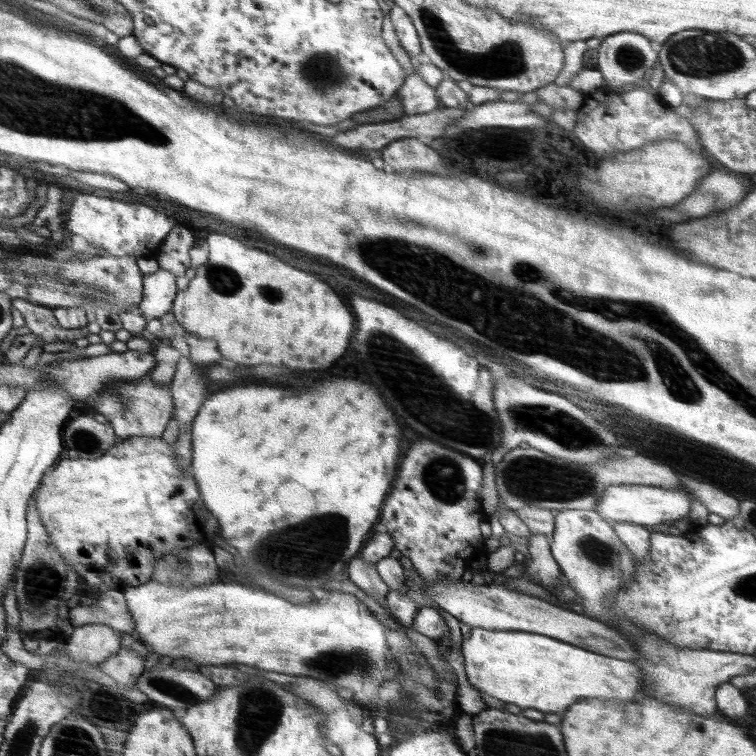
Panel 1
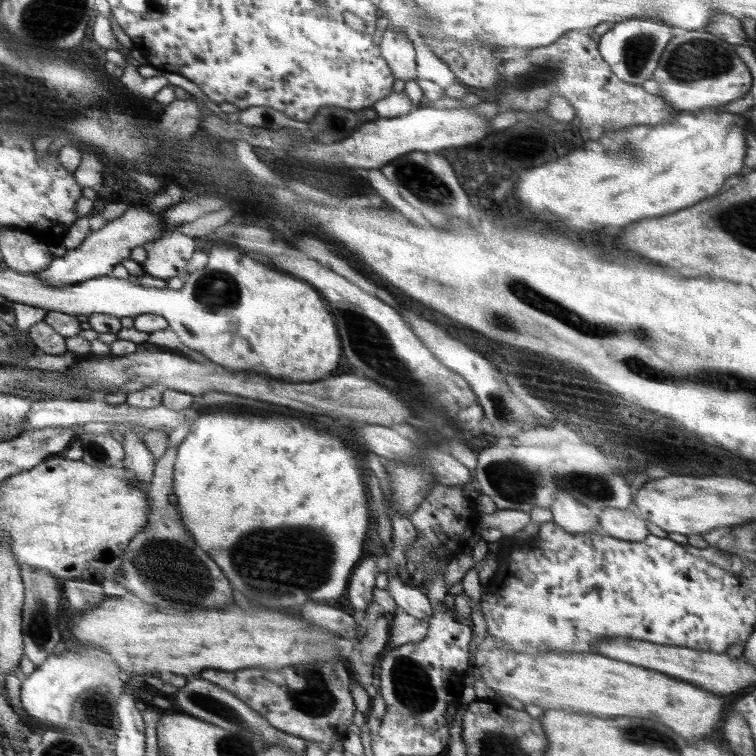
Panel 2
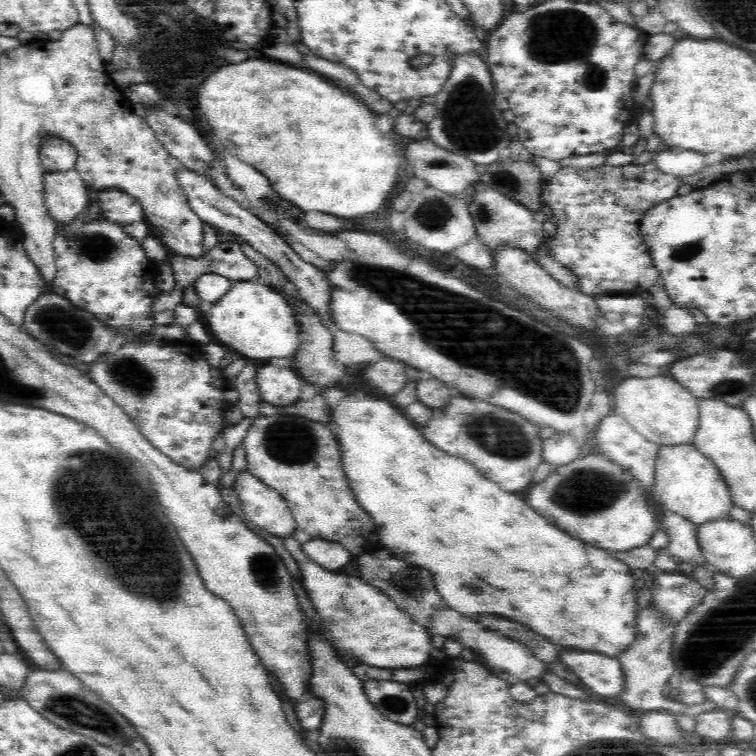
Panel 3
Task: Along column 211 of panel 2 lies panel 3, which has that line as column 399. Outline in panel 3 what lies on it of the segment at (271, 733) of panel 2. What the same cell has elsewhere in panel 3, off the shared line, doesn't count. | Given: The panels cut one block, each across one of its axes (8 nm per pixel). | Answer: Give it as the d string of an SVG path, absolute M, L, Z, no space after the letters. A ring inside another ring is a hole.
M392 680L363 681L363 692L370 703L387 719L412 725L418 716L418 706L410 684Z

